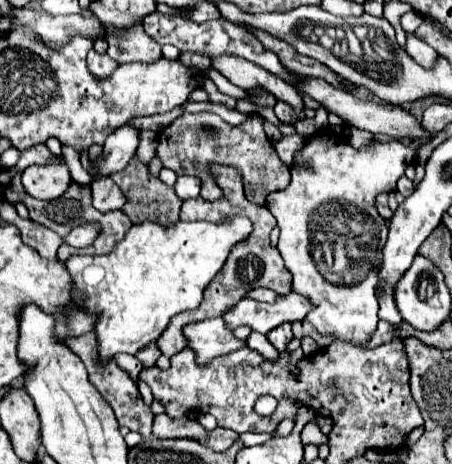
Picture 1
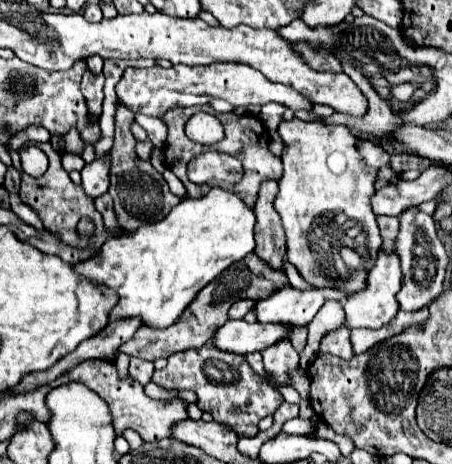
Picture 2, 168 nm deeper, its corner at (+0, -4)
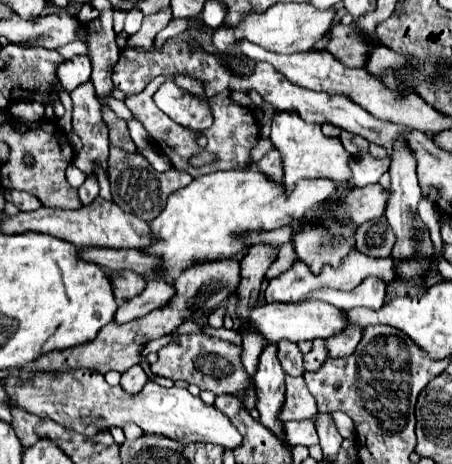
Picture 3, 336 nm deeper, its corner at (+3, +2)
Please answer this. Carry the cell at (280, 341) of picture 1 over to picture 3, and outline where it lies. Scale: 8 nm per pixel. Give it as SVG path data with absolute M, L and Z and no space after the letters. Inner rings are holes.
M268 345L260 355L258 371L254 377L256 387L256 409L260 413L260 423L266 429L272 429L280 437L284 421L280 421L280 409L284 405L284 377L282 365L276 357L276 347Z

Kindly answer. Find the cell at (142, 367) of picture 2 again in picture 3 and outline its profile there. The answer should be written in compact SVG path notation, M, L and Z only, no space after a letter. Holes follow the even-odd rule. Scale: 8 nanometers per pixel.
M134 365L130 367L126 373L122 373L122 379L120 379L120 387L126 391L126 393L140 393L140 389L146 385L146 373L142 371L140 365Z

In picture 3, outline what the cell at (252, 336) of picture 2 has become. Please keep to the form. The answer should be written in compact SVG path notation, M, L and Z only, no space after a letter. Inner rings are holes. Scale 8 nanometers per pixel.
M298 301L298 303L266 303L252 311L252 321L258 327L258 331L268 339L268 343L278 343L280 339L288 341L314 341L314 339L328 339L340 329L348 327L348 317L344 317L344 311L338 307L332 307L330 303L322 301Z

